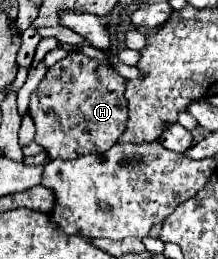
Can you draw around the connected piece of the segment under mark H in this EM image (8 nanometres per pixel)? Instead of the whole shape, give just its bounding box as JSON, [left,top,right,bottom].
[30,53,128,159]

